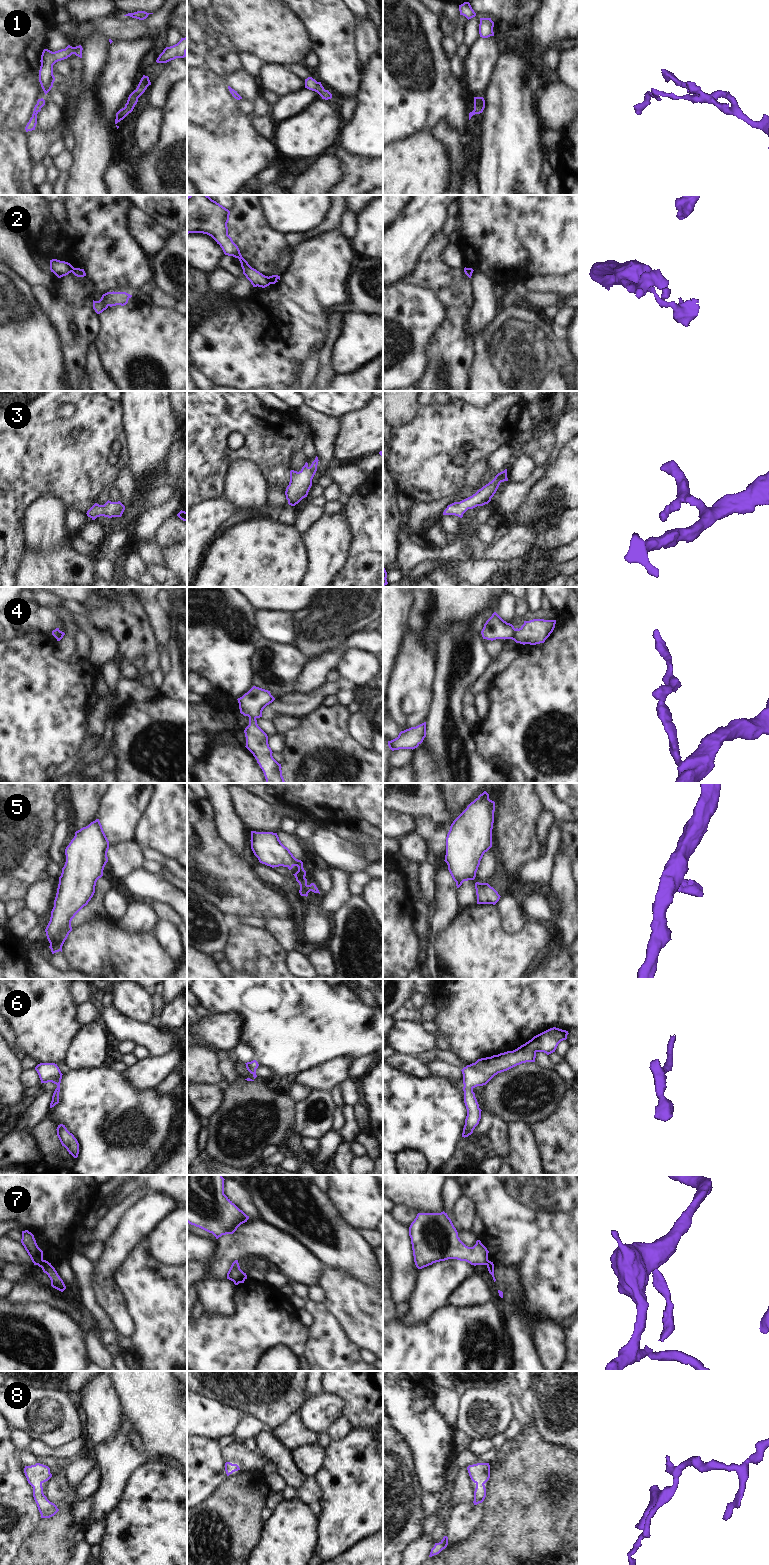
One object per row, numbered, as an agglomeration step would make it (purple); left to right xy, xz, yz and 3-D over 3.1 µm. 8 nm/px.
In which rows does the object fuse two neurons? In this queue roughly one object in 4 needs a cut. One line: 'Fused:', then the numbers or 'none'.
Fused: 2, 4, 5, 7

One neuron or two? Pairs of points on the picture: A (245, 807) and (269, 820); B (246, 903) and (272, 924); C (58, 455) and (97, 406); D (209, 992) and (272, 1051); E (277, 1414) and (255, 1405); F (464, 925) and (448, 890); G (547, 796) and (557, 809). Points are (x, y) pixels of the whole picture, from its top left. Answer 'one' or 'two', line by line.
A: one
B: two
C: one
D: one
E: one
F: two
G: one

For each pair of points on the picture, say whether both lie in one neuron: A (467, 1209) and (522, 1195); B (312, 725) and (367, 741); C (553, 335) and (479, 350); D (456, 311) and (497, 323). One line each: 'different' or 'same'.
A: different
B: different
C: same
D: different

